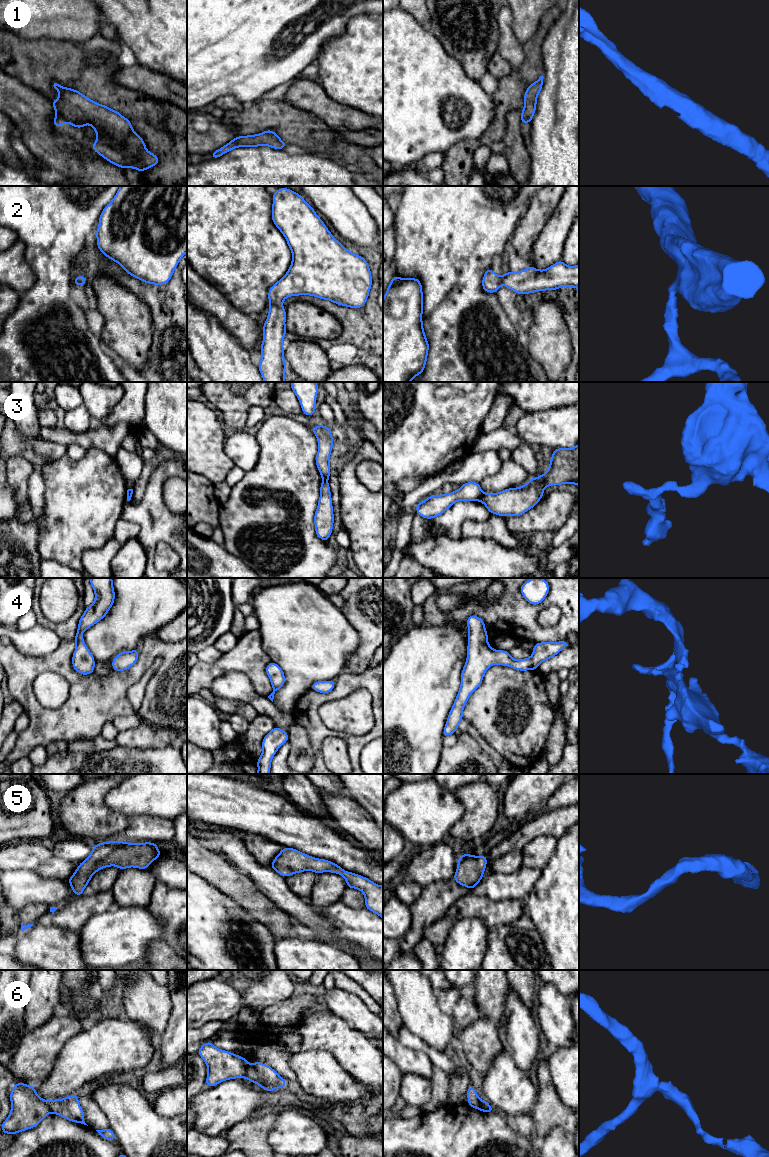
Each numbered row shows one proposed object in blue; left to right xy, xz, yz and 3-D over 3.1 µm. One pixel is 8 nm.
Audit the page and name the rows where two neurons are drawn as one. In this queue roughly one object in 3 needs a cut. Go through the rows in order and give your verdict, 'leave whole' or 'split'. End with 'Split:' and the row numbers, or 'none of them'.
1: leave whole
2: leave whole
3: split
4: leave whole
5: leave whole
6: split
Split: 3, 6

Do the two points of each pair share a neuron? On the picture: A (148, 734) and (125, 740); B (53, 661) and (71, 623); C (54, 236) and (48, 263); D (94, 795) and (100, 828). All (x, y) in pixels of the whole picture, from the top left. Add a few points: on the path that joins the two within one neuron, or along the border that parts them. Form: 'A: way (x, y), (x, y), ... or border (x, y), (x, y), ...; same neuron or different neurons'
A: way (142, 737), (131, 738); same neuron
B: border (61, 639), (73, 641); different neurons
C: way (53, 243), (50, 249), (50, 256); same neuron
D: way (94, 803), (94, 820); same neuron

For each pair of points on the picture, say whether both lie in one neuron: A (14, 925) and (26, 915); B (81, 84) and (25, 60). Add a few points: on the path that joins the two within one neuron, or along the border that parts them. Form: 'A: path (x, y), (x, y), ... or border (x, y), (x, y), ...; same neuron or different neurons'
A: border (17, 911), (17, 919), (21, 923); different neurons
B: path (67, 77), (54, 71), (45, 62), (39, 60); same neuron

